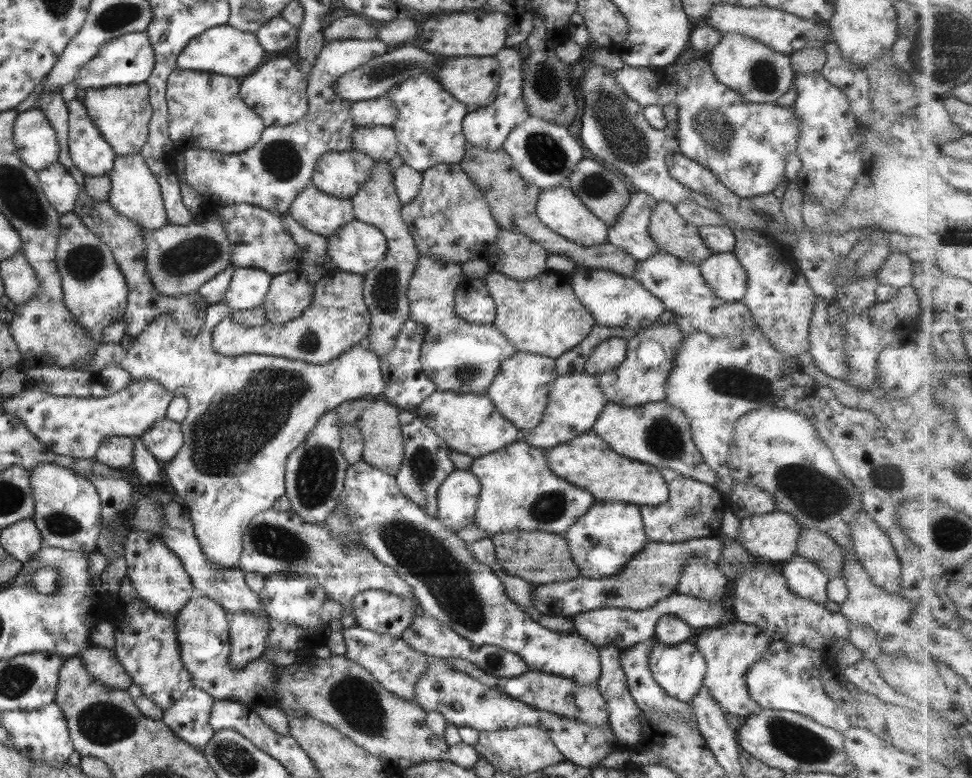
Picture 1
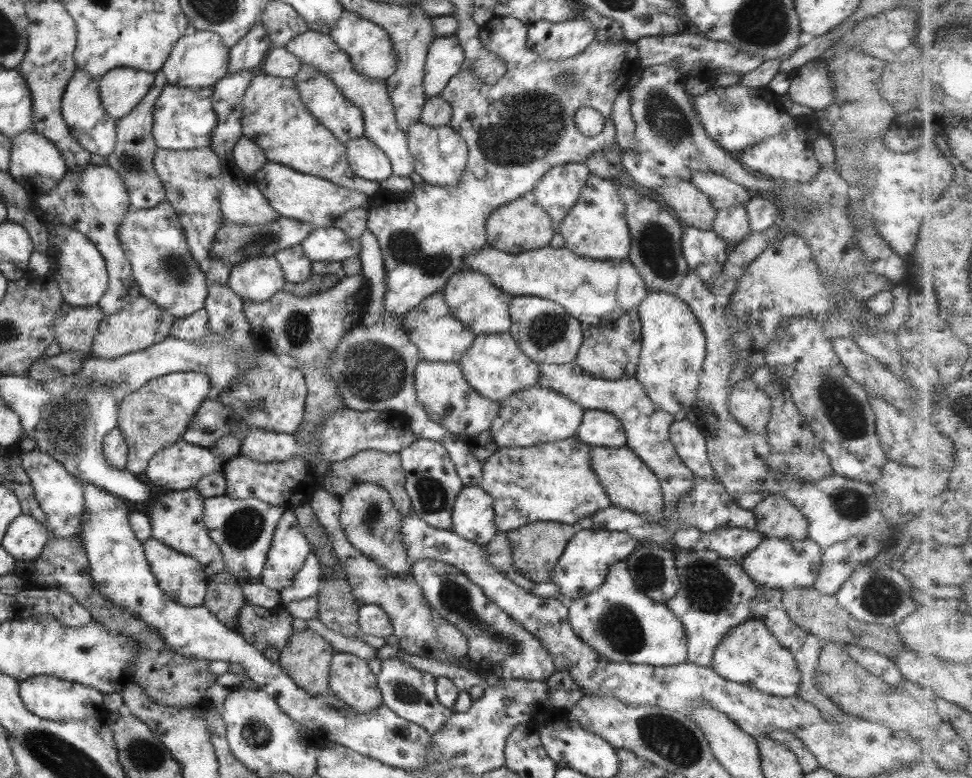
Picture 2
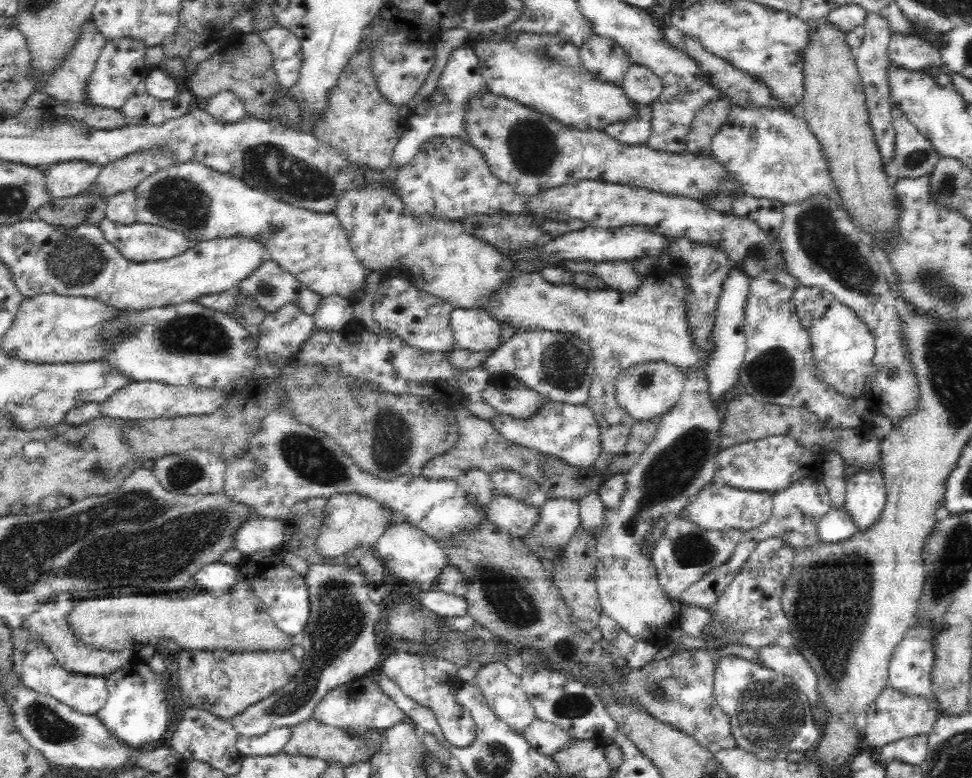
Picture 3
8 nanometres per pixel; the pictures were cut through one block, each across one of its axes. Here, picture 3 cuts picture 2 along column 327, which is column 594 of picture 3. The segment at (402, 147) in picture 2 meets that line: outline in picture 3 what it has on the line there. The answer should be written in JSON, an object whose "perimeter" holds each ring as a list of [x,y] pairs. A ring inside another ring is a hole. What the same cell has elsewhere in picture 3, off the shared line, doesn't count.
{"perimeter":[[[592,34],[579,49],[581,67],[592,77],[622,86],[631,66],[628,55],[613,40]]]}

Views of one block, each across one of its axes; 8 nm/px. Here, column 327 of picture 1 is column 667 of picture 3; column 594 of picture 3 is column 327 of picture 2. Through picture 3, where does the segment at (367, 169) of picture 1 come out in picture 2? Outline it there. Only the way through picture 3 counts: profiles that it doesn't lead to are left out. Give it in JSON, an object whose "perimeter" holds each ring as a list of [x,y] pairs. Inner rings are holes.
{"perimeter":[[[255,71],[253,78],[250,80],[249,87],[243,93],[242,115],[240,118],[242,135],[249,138],[251,142],[254,142],[262,150],[264,157],[269,162],[282,164],[287,168],[293,169],[295,172],[304,173],[305,175],[321,177],[323,180],[328,180],[337,186],[356,190],[368,197],[375,191],[379,191],[381,189],[379,183],[359,178],[356,174],[353,174],[345,156],[345,145],[339,142],[326,128],[323,128],[316,122],[301,102],[293,85],[294,82],[290,78],[277,78]]]}

